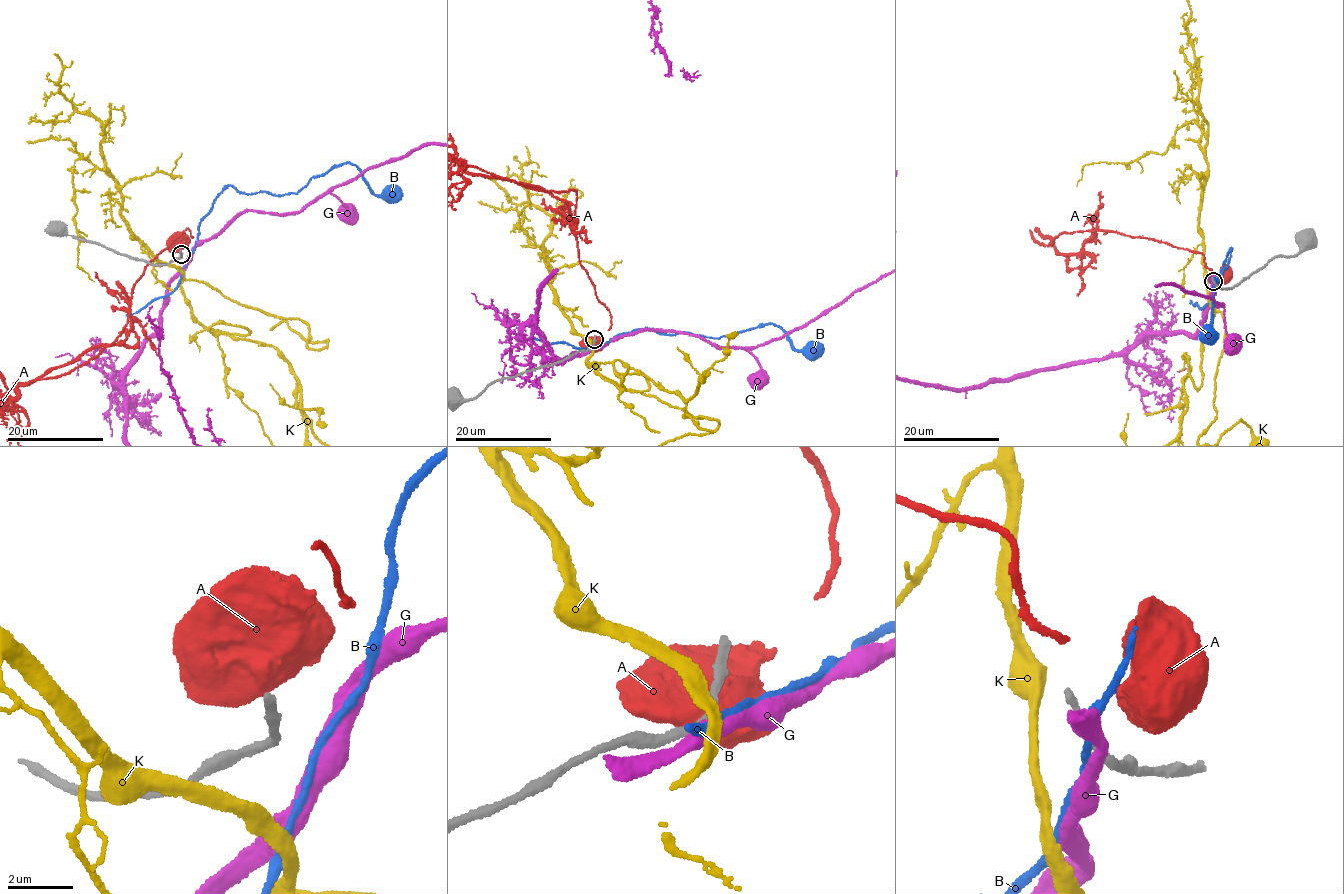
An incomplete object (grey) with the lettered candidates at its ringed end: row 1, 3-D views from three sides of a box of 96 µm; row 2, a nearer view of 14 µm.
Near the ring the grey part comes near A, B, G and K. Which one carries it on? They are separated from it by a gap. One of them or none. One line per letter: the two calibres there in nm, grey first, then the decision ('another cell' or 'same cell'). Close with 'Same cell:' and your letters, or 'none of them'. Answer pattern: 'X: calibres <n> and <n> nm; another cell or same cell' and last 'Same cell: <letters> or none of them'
A: calibres 380 and 800 nm; another cell
B: calibres 380 and 220 nm; another cell
G: calibres 380 and 480 nm; another cell
K: calibres 380 and 340 nm; another cell
Same cell: none of them

